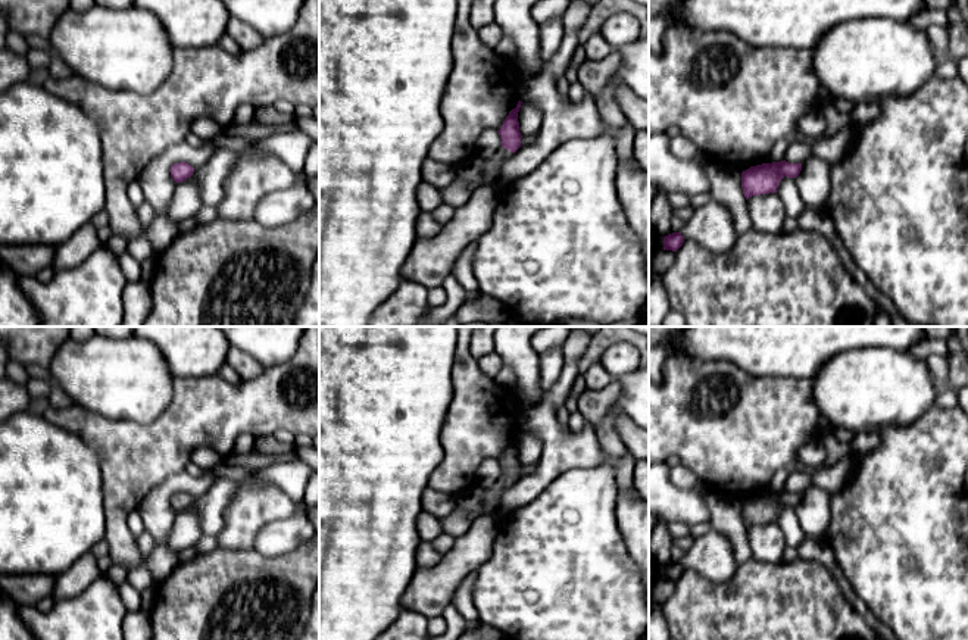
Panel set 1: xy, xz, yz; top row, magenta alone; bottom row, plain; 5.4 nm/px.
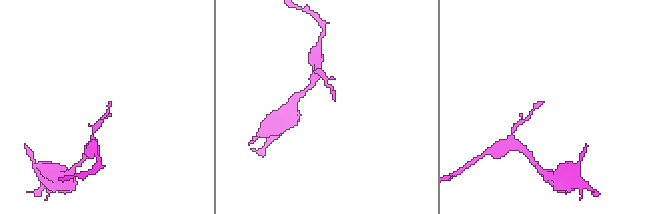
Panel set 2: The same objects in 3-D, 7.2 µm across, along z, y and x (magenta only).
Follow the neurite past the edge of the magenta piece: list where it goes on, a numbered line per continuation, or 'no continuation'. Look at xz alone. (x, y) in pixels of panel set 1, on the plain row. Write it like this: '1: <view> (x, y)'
1: xz (493, 492)

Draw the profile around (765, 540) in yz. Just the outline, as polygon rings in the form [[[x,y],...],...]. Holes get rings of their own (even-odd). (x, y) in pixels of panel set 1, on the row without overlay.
[[[777,522],[749,527],[747,538],[753,559],[765,563],[783,562],[786,543]]]

